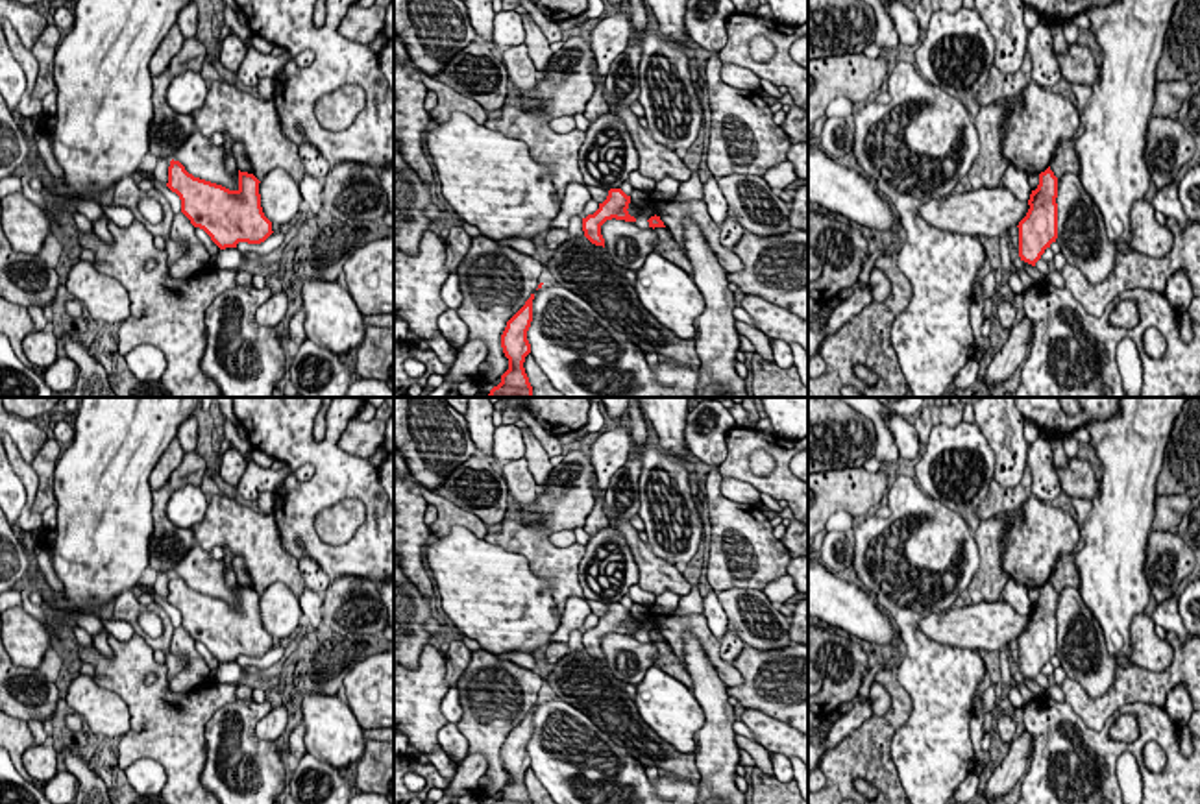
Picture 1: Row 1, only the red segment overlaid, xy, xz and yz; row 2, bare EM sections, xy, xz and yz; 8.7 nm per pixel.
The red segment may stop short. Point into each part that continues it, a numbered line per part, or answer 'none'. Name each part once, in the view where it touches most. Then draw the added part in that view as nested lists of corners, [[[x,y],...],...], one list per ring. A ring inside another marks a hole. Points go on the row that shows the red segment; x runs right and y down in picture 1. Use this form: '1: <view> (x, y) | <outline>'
none

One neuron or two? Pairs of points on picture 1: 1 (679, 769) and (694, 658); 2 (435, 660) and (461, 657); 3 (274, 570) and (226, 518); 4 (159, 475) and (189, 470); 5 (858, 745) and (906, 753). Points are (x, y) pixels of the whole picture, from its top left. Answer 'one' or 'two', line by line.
1: two
2: two
3: one
4: two
5: two

